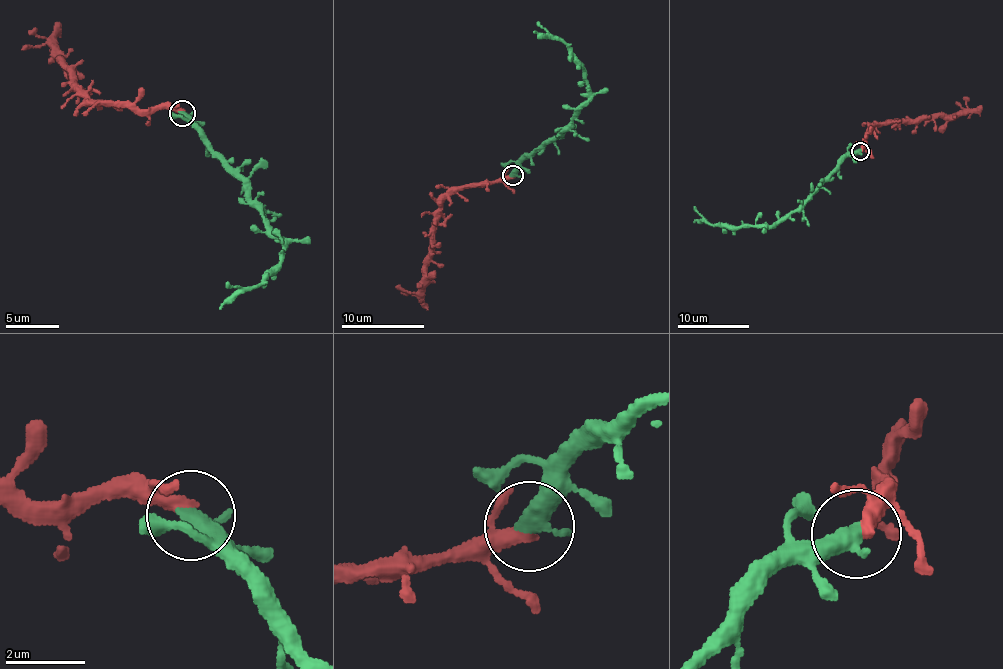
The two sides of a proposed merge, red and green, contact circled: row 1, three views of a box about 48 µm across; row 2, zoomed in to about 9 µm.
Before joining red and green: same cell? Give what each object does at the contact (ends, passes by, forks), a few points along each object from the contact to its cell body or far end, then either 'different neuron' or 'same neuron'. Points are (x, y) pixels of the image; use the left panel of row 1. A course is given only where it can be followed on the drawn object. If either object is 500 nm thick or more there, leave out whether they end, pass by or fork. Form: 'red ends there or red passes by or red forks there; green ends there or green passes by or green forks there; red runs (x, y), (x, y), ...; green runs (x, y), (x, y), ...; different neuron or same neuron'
red passes by; green ends there; red runs (183, 113), (110, 106), (90, 98), (77, 85), (75, 74), (63, 63), (61, 53), (47, 45), (21, 50); green runs (183, 114), (244, 185), (271, 231), (283, 237), (285, 250), (281, 265), (255, 286), (234, 292), (219, 308); same neuron

